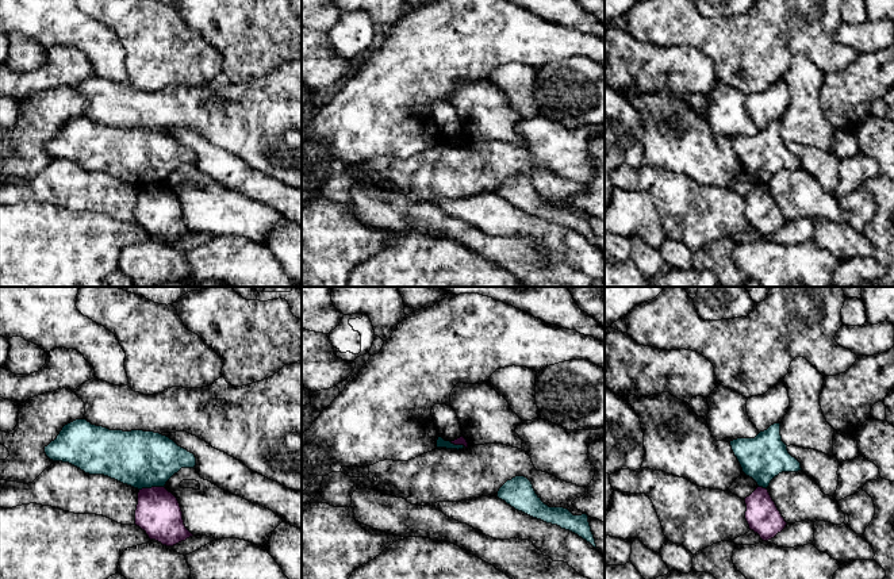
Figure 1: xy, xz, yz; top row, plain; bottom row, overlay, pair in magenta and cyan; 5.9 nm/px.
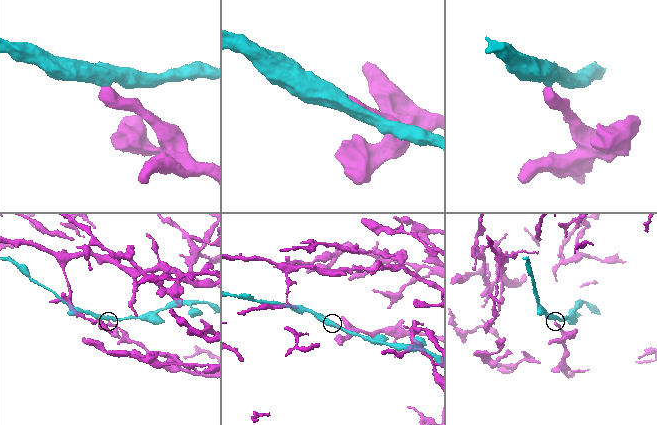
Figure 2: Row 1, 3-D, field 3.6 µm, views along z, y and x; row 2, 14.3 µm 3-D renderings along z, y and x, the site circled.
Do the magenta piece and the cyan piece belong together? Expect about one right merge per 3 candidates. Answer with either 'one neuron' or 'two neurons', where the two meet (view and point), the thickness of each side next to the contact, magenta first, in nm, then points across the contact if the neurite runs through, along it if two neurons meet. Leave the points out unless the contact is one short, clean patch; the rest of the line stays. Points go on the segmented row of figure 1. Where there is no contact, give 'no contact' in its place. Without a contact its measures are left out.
two neurons; contact xy (152, 487); calibres 260 and 340 nm; border xy (164, 486), (142, 487), (139, 490)

